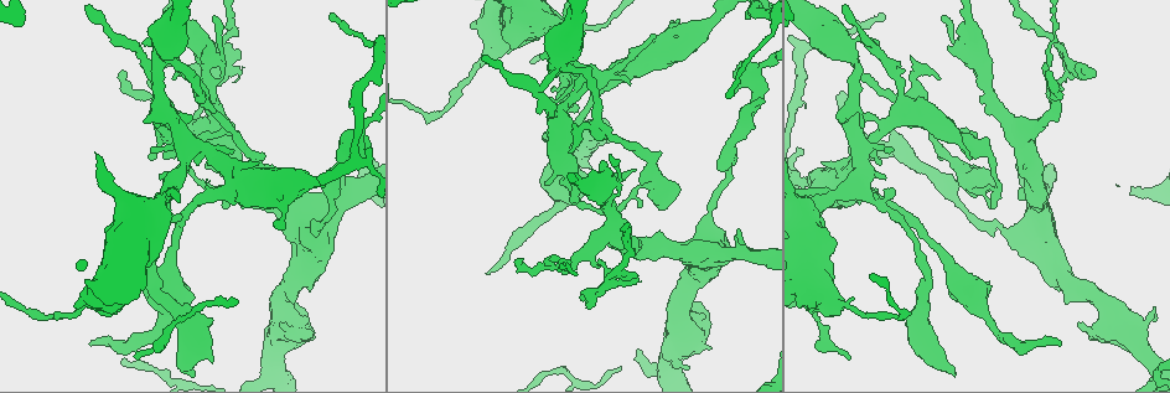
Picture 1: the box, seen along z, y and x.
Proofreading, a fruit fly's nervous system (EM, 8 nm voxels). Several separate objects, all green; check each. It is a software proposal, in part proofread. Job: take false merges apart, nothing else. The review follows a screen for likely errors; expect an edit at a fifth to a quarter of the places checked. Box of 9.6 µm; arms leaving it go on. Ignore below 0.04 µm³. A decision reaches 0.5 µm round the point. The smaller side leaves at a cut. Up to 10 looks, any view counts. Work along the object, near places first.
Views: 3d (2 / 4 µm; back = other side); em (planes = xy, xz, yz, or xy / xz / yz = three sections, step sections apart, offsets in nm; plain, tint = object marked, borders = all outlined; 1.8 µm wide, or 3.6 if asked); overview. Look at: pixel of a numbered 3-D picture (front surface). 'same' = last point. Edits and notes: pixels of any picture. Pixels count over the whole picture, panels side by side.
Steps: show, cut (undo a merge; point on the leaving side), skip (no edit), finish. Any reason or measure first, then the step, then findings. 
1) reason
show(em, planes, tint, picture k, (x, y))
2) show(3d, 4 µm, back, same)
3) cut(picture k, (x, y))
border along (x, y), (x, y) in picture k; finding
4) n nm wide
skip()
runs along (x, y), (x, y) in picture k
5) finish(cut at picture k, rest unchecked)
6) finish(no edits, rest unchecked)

arms run side by side
show(3d, 4 µm, picture 1, (1035, 176))

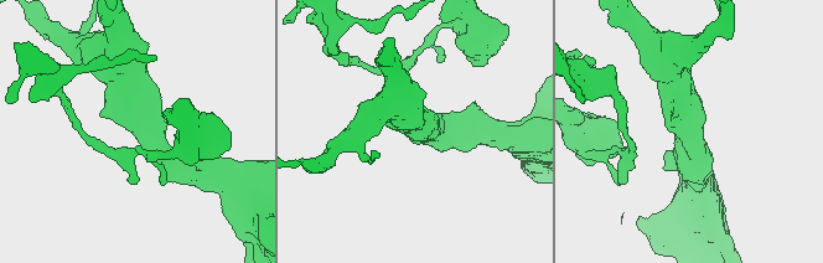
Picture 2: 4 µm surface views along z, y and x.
3 arms; arms of 300, 320, 340 nm; now the EM
show(em, 3.6 µm, planes, tint, picture 2, (146, 131))

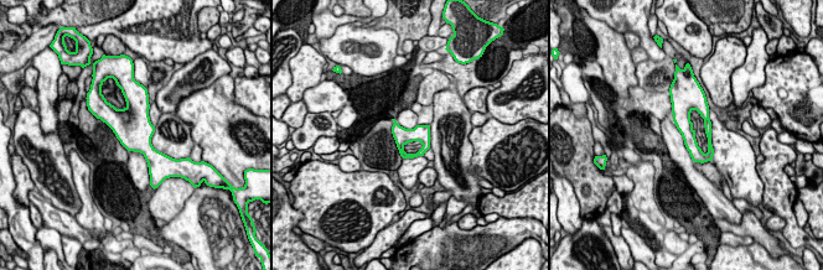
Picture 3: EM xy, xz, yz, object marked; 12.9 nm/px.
200 nm wide
skip()
runs along (687, 99), (689, 141), (709, 157) in picture 3; all the same neuron

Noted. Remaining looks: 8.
thin arm on a thick one
show(em, 3.6 µm, xz, step 16, borders, picture 1, (562, 120))

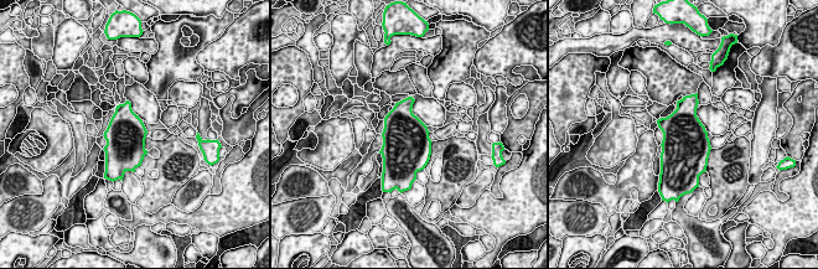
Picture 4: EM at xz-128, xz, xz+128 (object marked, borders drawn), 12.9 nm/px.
skip()
all the same neuron

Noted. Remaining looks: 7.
thin neck
show(3d, 2 µm, picture 1, (996, 225))

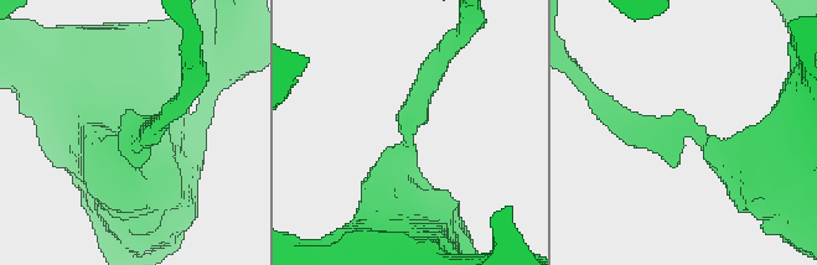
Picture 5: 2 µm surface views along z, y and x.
show(em, planes, tint, picture 5, (410, 124))

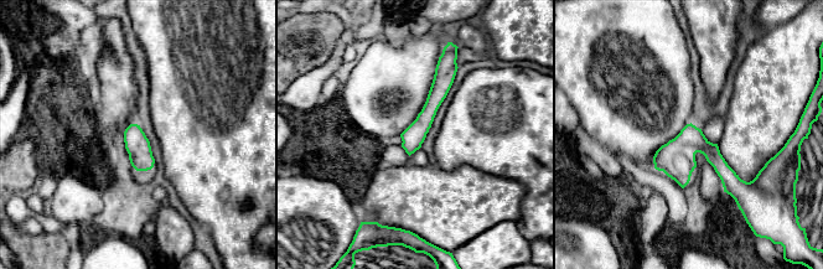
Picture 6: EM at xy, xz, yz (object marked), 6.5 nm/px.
150 nm wide
skip()
runs along (656, 159), (703, 148), (750, 185) in picture 6; one neuron here

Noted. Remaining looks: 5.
three arms meet
show(em, planes, tint, picture 1, (163, 205))

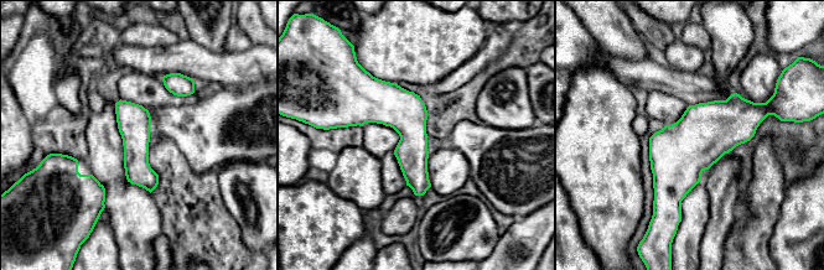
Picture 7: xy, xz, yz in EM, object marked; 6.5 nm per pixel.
220 nm wide
skip()
runs along (122, 103), (150, 187) in picture 7; all the same neuron

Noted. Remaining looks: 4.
finish(no edits, rest unchecked)

